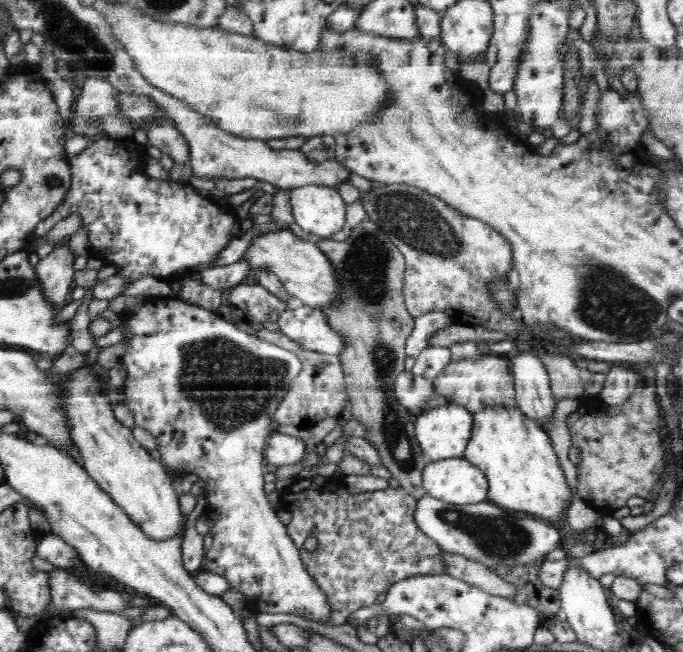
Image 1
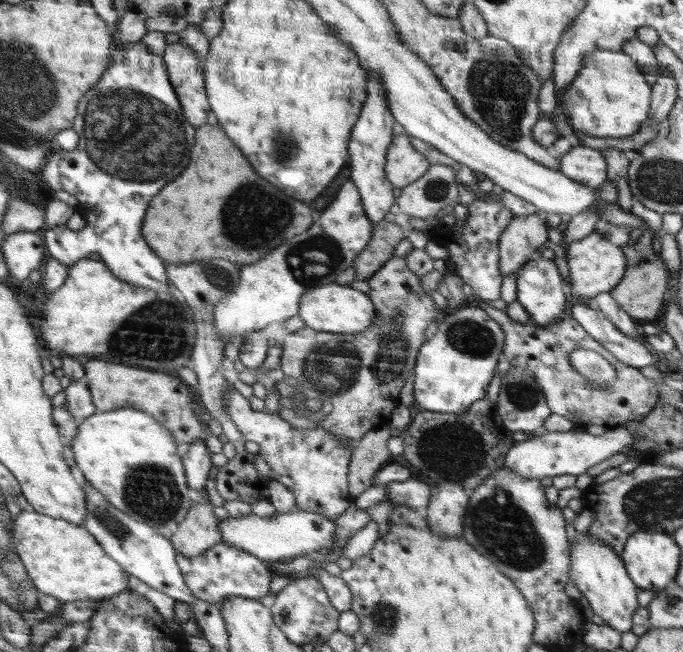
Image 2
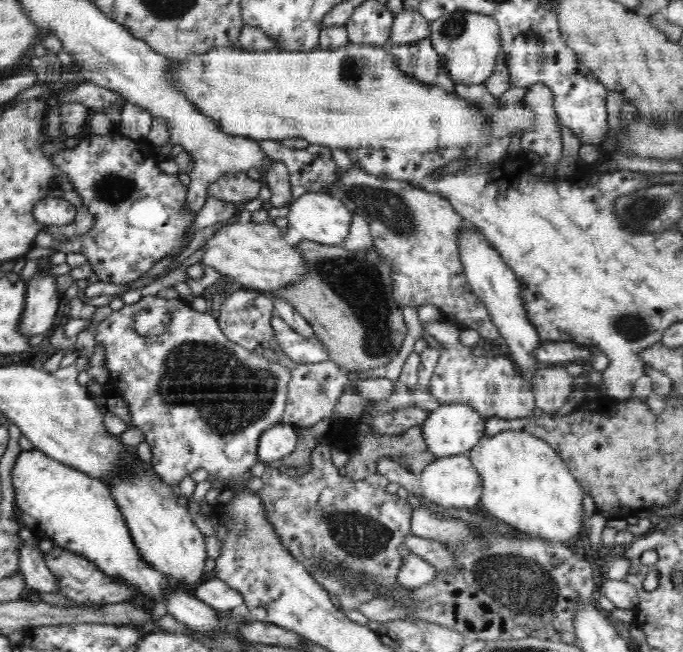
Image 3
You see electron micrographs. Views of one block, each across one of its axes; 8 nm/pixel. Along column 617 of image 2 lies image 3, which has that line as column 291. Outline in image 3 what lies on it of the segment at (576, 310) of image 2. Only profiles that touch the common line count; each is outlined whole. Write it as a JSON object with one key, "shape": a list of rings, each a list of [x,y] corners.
{"shape":[[[272,316],[271,325],[279,348],[294,362],[317,363],[329,359],[327,349],[316,336],[304,337],[280,316]]]}

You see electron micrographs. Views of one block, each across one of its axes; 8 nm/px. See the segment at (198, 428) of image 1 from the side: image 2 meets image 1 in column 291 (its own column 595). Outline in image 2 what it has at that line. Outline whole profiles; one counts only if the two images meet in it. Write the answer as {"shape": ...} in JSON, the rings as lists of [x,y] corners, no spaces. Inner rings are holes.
{"shape":[[[578,347],[570,353],[570,364],[578,374],[588,378],[590,382],[600,384],[602,388],[612,386],[616,382],[614,366],[594,350]],[[578,533],[571,550],[572,563],[568,565],[568,572],[572,572],[572,584],[584,594],[594,615],[600,616],[606,624],[621,633],[630,631],[634,624],[636,608],[638,608],[638,602],[636,602],[638,585],[628,575],[624,560],[607,542],[597,540],[588,533]]]}

